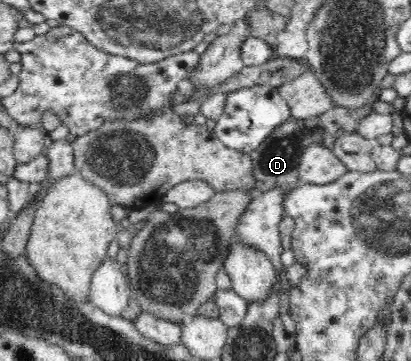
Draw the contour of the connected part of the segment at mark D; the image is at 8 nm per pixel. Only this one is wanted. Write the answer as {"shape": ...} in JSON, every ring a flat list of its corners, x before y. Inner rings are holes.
{"shape":[[371,104,364,105,364,107,356,109,356,111,346,107,333,107,319,117,308,119,290,117,288,121,282,122,256,151,249,153,253,160,257,193,271,191,275,188,288,193,297,186,302,185,299,182,298,165,300,165,299,159,302,157,304,149,308,149,310,145,316,143,332,148,338,137,342,137,346,133,357,133,360,119,364,119,366,115,370,115,372,112,374,112,374,108,372,108]]}

